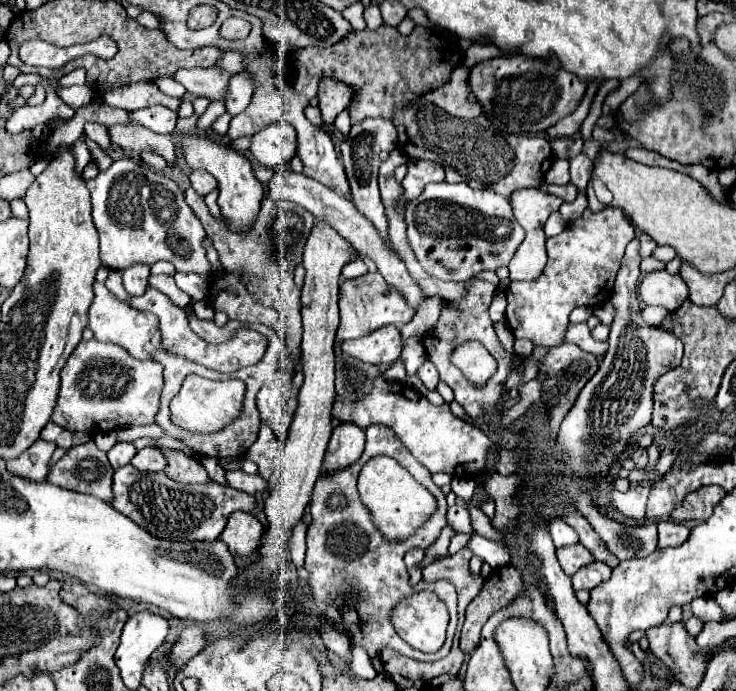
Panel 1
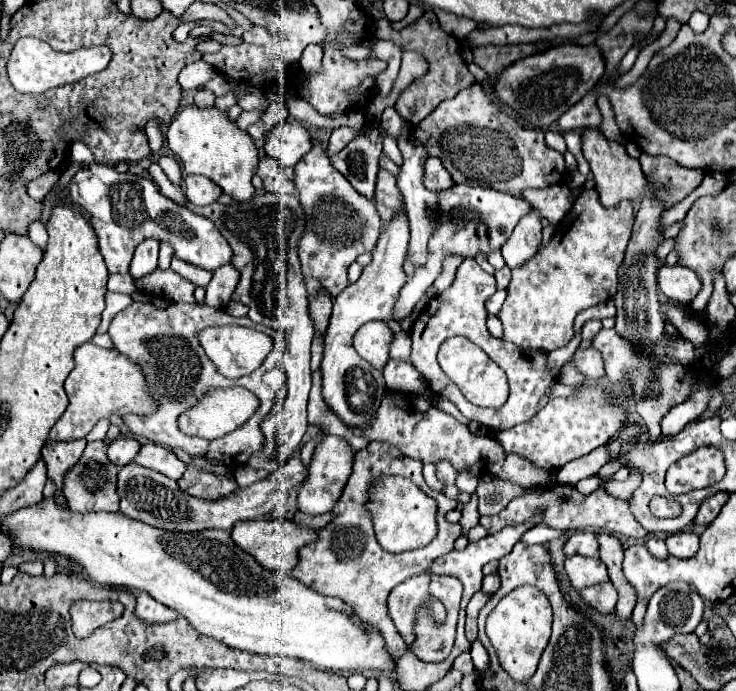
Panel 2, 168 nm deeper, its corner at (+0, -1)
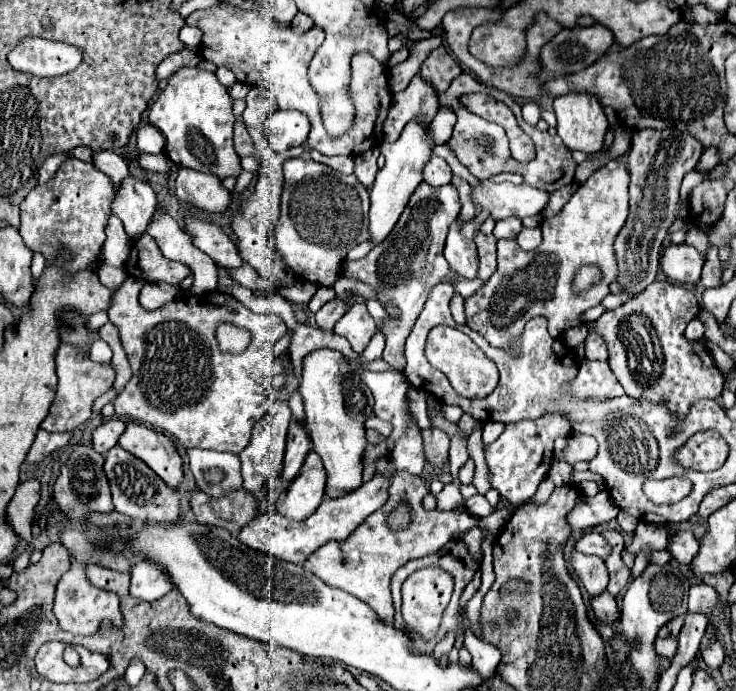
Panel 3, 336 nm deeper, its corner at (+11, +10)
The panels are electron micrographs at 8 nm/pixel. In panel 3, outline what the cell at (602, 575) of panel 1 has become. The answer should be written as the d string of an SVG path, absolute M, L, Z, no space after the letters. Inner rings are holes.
M608 591L604 595L592 599L592 611L594 611L596 619L606 623L606 625L620 621L620 609L616 605L616 599Z

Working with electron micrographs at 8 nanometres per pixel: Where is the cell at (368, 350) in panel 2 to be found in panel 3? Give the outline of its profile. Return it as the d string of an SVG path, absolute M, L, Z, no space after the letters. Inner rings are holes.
M354 303L352 309L336 323L334 333L346 337L352 351L362 353L370 339L376 335L376 321L372 319L364 303Z

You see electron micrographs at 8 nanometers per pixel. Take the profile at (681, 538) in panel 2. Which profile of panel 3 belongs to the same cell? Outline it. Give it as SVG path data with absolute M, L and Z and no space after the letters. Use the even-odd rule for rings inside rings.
M680 529L680 533L676 533L676 541L672 541L670 545L670 553L678 563L690 565L698 555L698 541L690 531Z

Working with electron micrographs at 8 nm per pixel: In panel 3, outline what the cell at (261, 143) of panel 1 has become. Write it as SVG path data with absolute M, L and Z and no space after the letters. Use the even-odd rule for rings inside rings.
M276 111L264 119L264 133L268 145L282 153L290 147L304 145L310 133L310 121L300 111Z

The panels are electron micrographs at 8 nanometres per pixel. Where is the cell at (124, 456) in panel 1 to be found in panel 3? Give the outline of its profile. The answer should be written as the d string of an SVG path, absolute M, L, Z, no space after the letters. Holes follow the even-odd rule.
M108 419L102 425L98 425L92 433L92 447L98 453L106 453L108 449L112 449L118 441L118 437L124 433L126 423L122 419Z

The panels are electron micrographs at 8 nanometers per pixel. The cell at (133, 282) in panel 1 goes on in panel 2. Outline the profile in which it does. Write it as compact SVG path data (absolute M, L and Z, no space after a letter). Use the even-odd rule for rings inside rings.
M145 240L143 244L139 244L129 266L129 274L133 280L143 278L157 268L157 252L159 252L157 240Z

